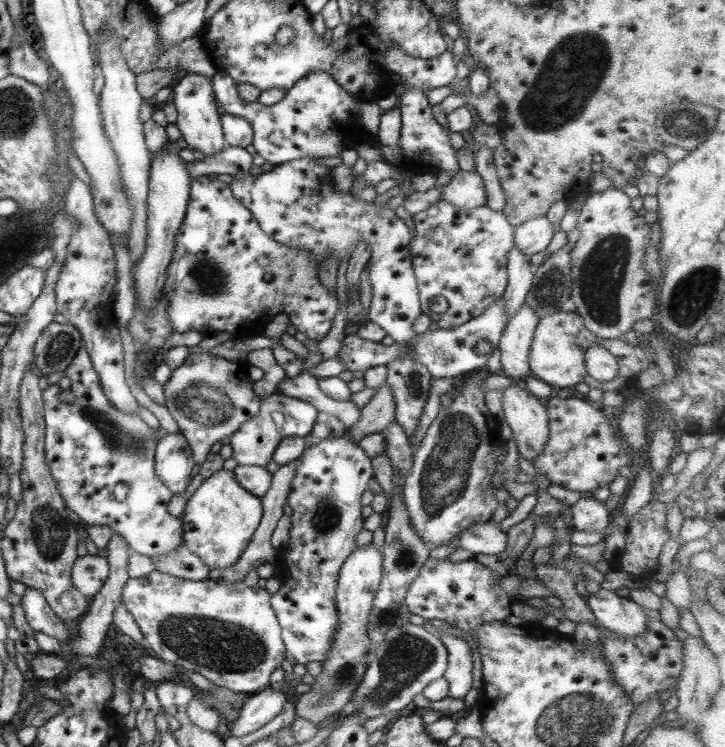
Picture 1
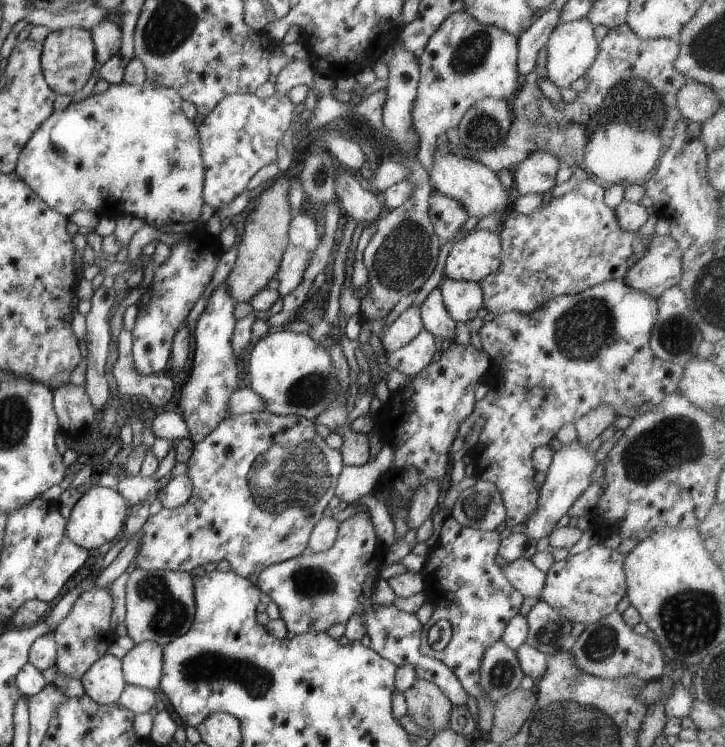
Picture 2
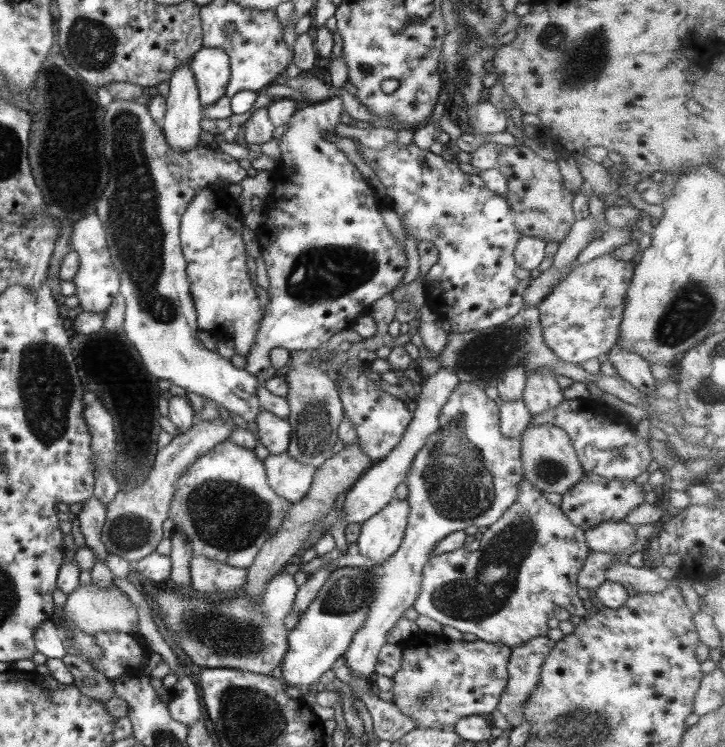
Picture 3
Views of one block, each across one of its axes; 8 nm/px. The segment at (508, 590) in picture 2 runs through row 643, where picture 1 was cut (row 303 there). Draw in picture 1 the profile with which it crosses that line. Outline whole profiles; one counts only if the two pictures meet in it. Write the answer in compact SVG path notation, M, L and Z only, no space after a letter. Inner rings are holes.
M439 200L434 207L417 213L410 220L413 221L414 232L409 238L409 255L418 290L420 313L435 322L439 329L444 330L458 328L479 317L499 299L506 287L505 264L507 252L514 244L514 227L507 222L504 211L493 211L487 205L467 210ZM433 296L443 296L449 305L442 315L434 315L429 310L429 299Z

